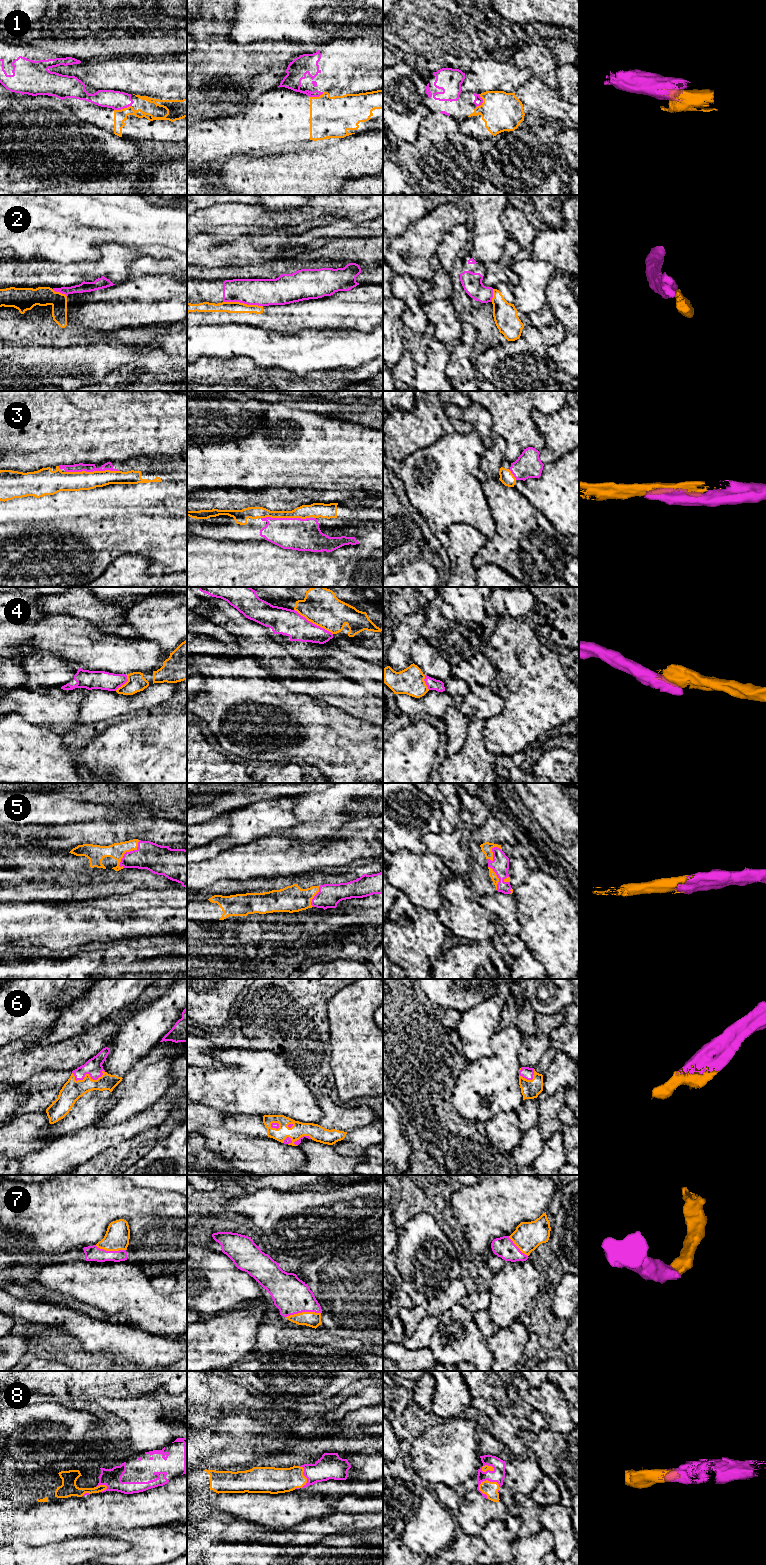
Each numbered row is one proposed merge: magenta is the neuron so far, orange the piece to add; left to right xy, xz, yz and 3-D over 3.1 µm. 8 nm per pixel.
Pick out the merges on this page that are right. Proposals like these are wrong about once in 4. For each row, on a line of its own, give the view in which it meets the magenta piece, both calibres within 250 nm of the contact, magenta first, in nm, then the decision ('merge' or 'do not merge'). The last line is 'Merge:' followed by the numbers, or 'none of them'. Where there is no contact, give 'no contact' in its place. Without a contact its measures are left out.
1: xy | 150/100 nm | do not merge
2: xz | 220/100 nm | do not merge
3: xy | 70/160 nm | merge
4: xz | 220/300 nm | do not merge
5: xy | 220/140 nm | merge
6: xy | 140/160 nm | merge
7: xz | 300/120 nm | merge
8: yz | 110/110 nm | merge
Merge: 3, 5, 6, 7, 8

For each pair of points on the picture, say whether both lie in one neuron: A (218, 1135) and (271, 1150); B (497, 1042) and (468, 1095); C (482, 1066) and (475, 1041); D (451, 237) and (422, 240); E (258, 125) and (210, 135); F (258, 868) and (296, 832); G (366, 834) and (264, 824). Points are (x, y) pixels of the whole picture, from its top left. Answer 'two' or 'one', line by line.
A: one
B: one
C: two
D: two
E: one
F: two
G: two

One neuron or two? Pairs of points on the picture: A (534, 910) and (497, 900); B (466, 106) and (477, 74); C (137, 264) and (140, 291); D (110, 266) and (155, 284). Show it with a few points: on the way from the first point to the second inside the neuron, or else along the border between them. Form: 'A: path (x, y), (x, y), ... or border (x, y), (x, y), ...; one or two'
A: border (511, 894), (518, 911), (520, 928); two
B: border (464, 73), (461, 90), (478, 94); two
C: border (161, 274), (134, 275); two
D: border (133, 274), (115, 285); two

